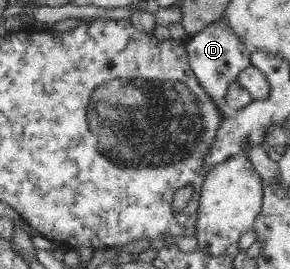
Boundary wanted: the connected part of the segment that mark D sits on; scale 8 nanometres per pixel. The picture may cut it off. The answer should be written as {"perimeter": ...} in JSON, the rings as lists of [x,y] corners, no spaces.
{"perimeter":[[[227,20],[211,23],[205,30],[190,37],[186,43],[186,51],[189,55],[190,67],[193,69],[199,84],[203,90],[214,99],[218,107],[225,108],[225,95],[229,85],[240,77],[241,73],[252,66],[252,49],[237,36]]]}

